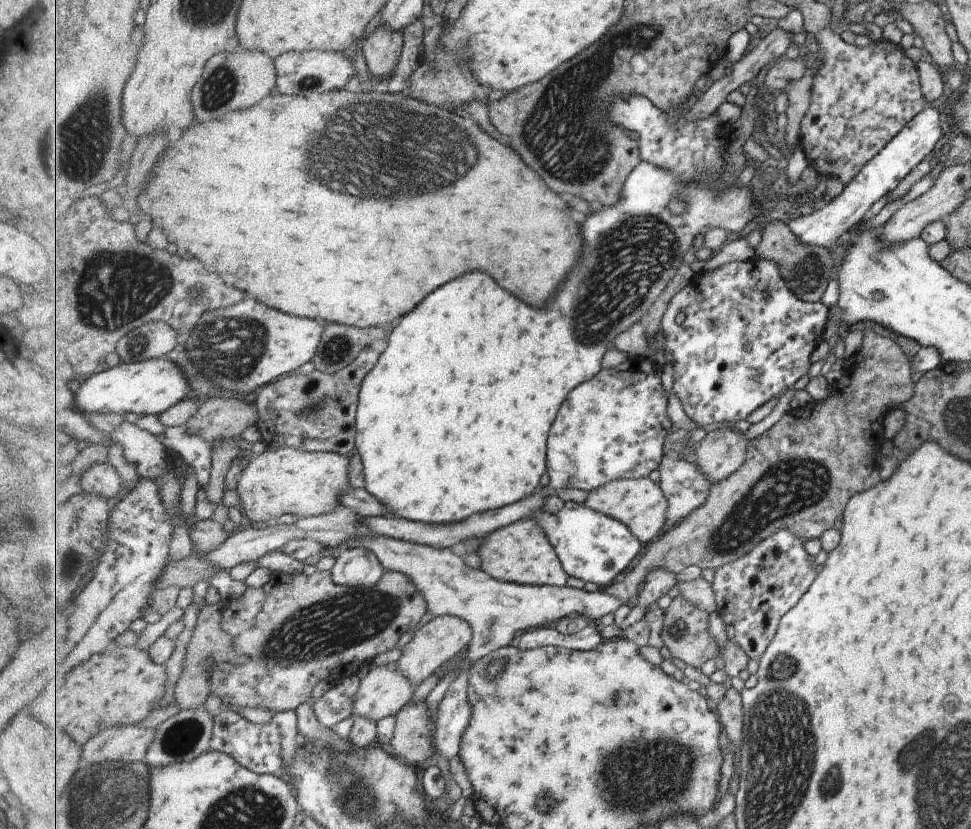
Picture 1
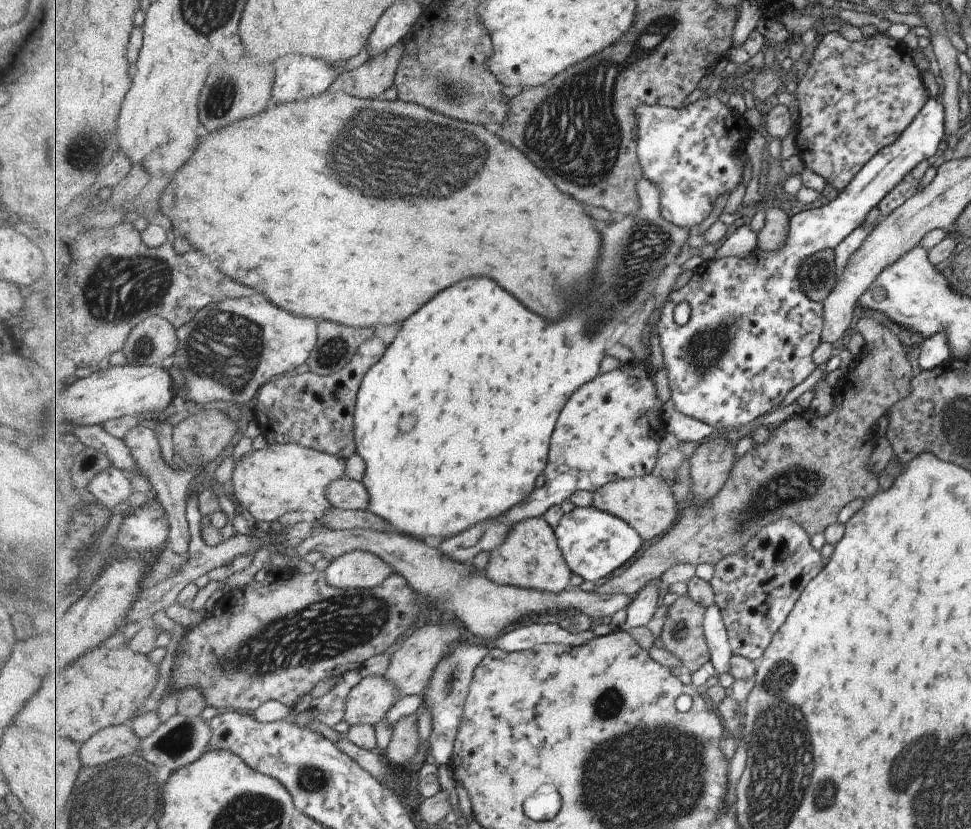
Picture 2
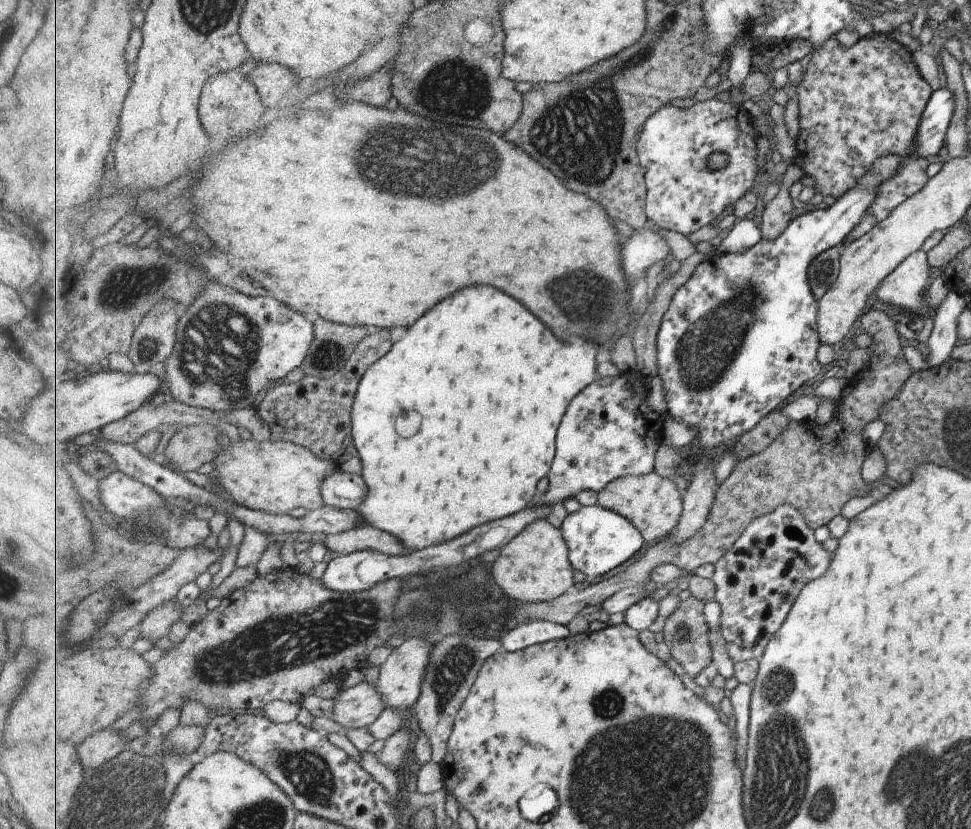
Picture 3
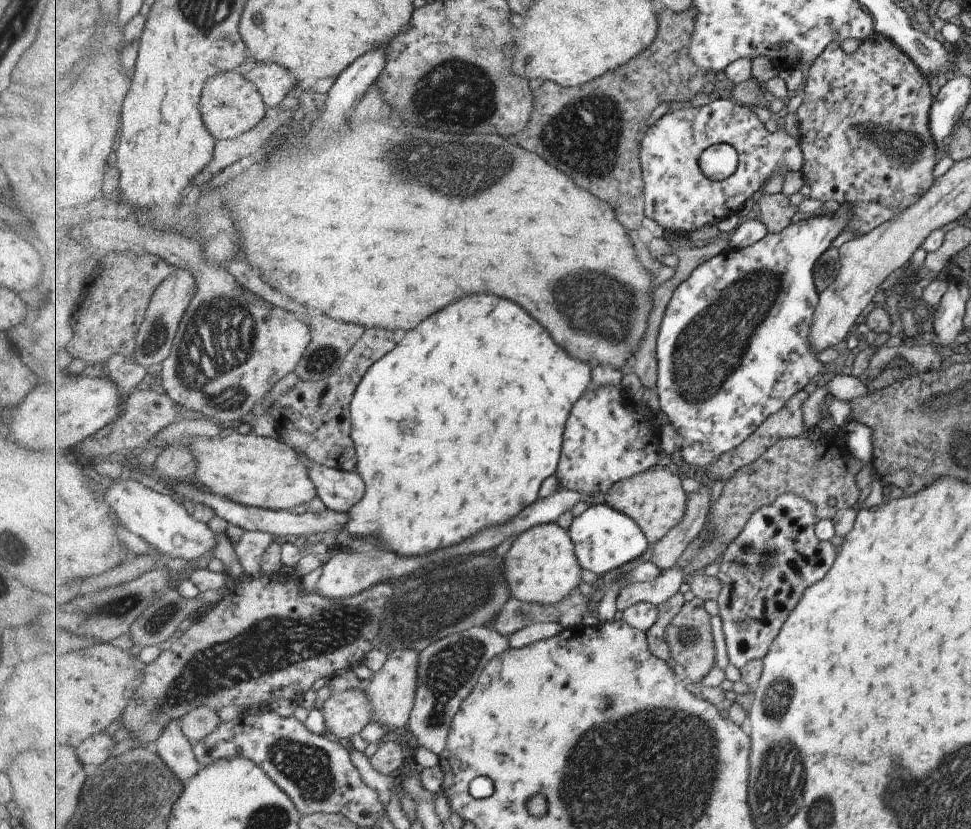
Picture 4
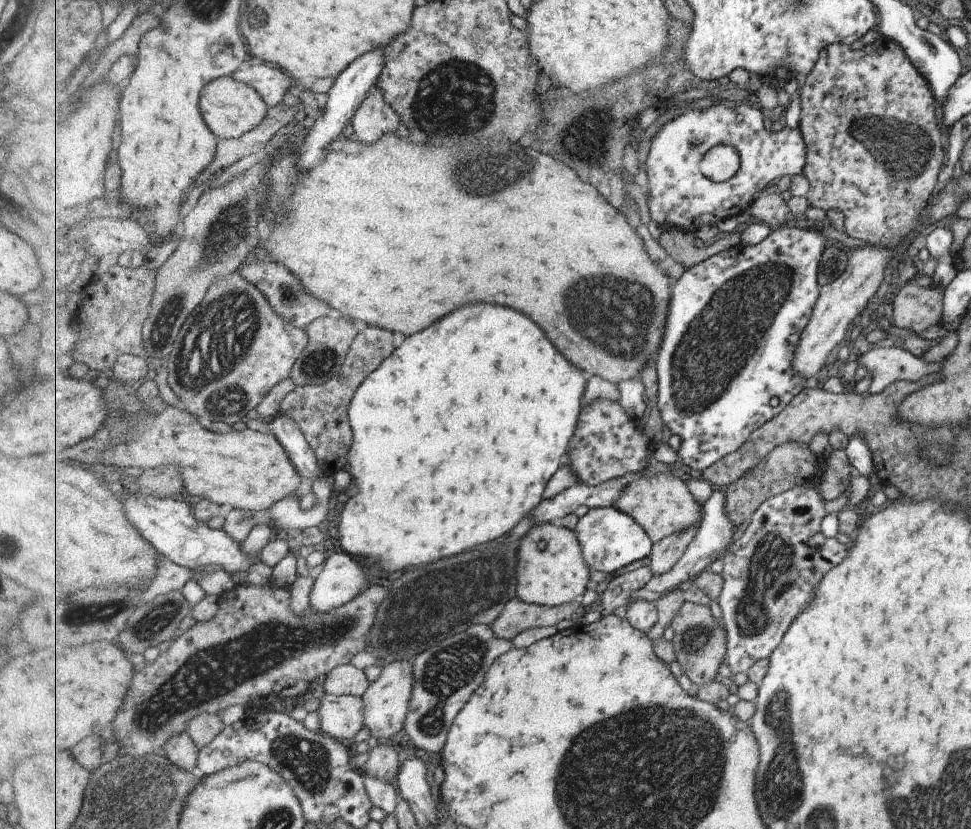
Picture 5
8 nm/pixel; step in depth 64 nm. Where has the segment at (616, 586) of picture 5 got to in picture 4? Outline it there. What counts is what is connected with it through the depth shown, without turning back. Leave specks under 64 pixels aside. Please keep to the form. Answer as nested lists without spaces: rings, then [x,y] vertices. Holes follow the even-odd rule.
[[[646,561],[646,563],[641,563],[637,568],[631,570],[631,572],[623,574],[624,578],[622,582],[617,587],[607,591],[605,596],[601,598],[596,618],[600,623],[610,621],[615,616],[618,594],[621,589],[633,583],[656,581],[666,570],[651,561]]]

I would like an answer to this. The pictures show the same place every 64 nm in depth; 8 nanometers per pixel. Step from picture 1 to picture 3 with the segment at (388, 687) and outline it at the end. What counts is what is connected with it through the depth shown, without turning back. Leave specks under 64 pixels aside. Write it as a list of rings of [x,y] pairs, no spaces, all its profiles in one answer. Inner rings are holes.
[[[362,681],[338,696],[333,706],[333,720],[347,728],[371,726],[381,712],[385,710],[386,702],[376,683]]]

